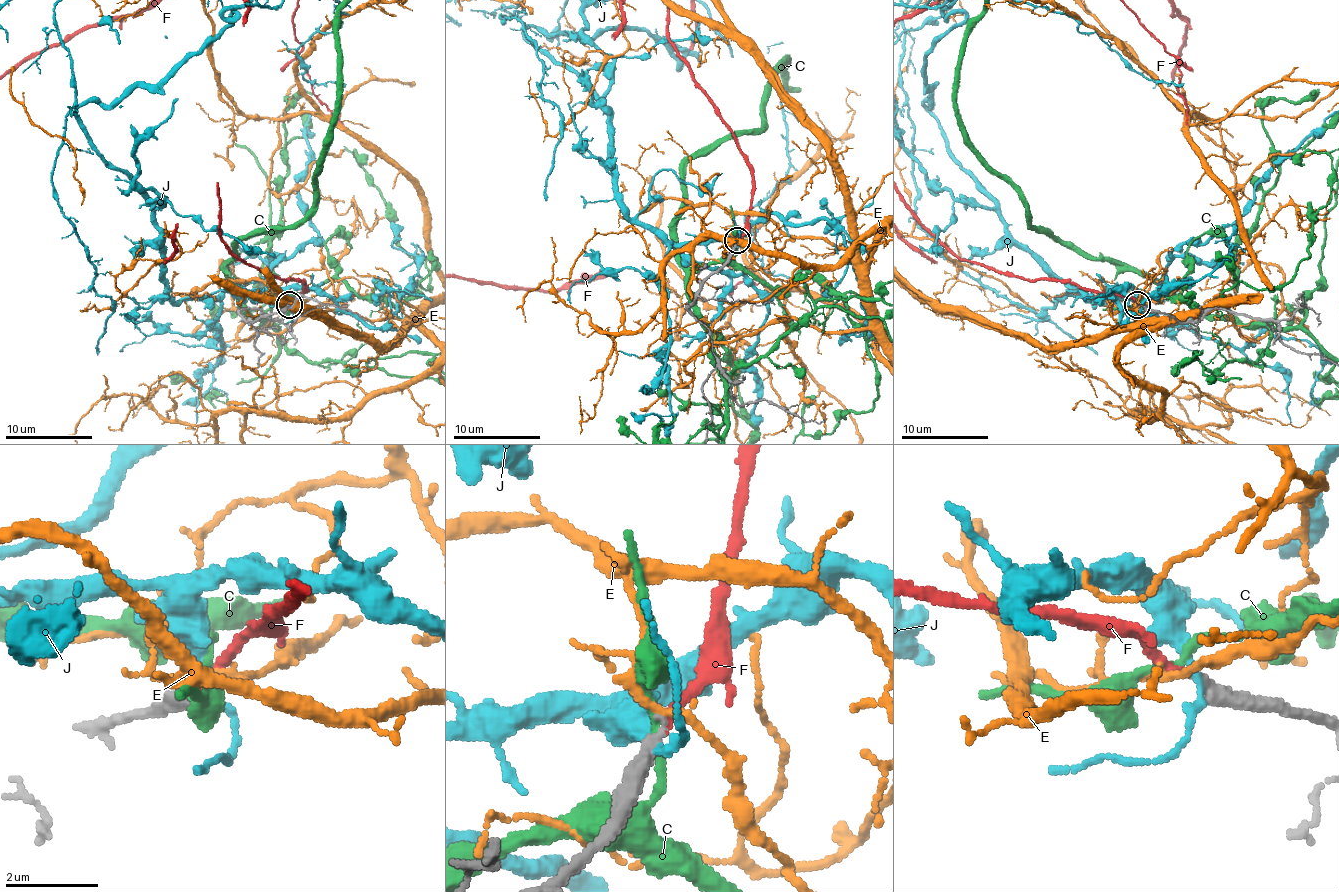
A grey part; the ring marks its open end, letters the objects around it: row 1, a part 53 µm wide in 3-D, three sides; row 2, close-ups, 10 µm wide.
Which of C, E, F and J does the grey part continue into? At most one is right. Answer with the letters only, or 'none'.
F

